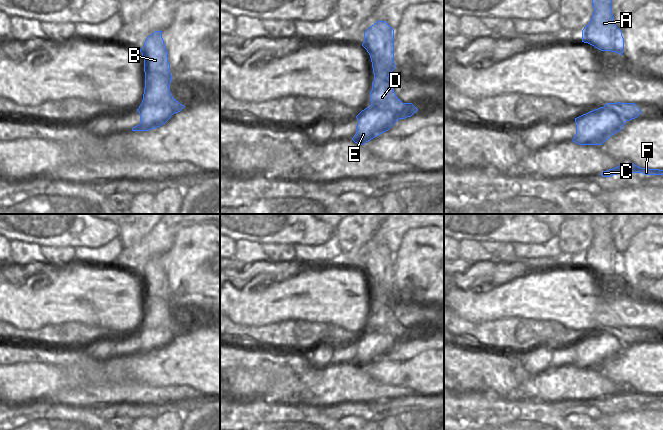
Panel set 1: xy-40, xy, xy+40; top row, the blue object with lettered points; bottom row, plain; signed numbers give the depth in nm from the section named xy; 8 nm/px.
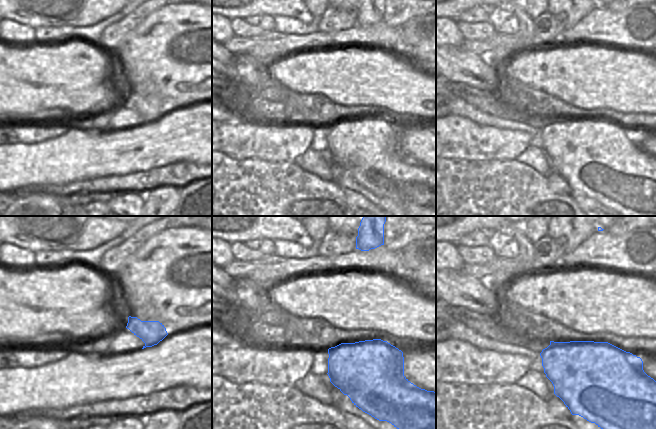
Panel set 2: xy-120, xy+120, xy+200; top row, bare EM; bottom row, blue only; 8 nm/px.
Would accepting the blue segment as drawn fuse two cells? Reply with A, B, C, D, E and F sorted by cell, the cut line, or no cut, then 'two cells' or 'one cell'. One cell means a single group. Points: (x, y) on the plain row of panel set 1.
A B C D E F; no cut; one cell

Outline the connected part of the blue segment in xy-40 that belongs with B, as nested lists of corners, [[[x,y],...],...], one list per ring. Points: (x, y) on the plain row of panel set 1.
[[[162,255],[149,259],[140,276],[144,283],[145,312],[142,327],[137,333],[140,348],[132,355],[149,355],[165,348],[185,330],[170,316],[172,299]]]

